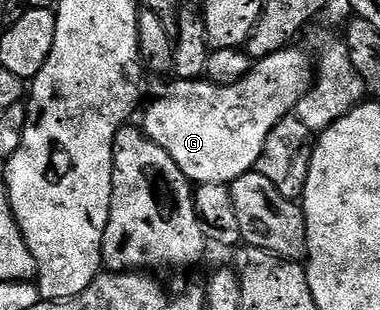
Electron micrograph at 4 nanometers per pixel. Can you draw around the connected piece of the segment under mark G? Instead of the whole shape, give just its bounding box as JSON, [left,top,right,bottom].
[140,48,316,184]

